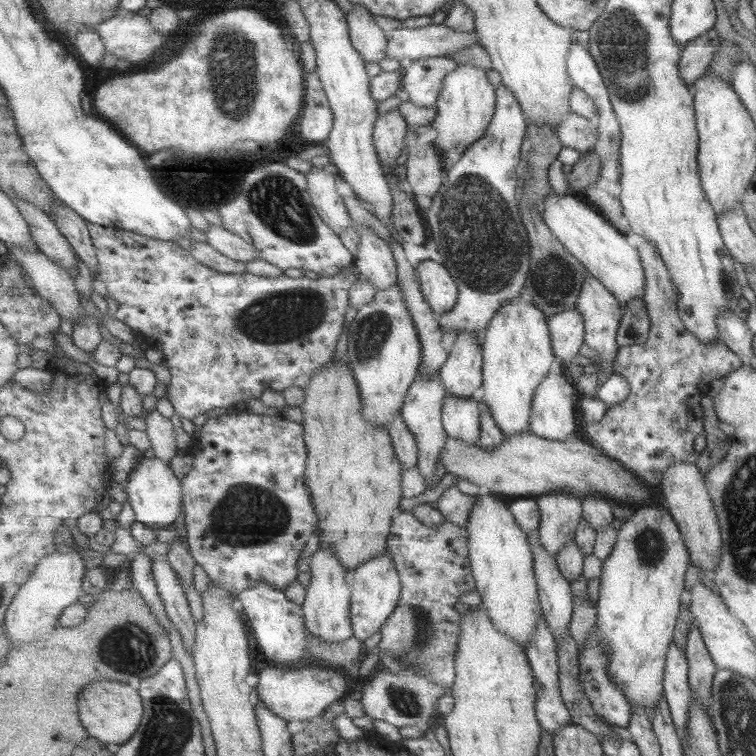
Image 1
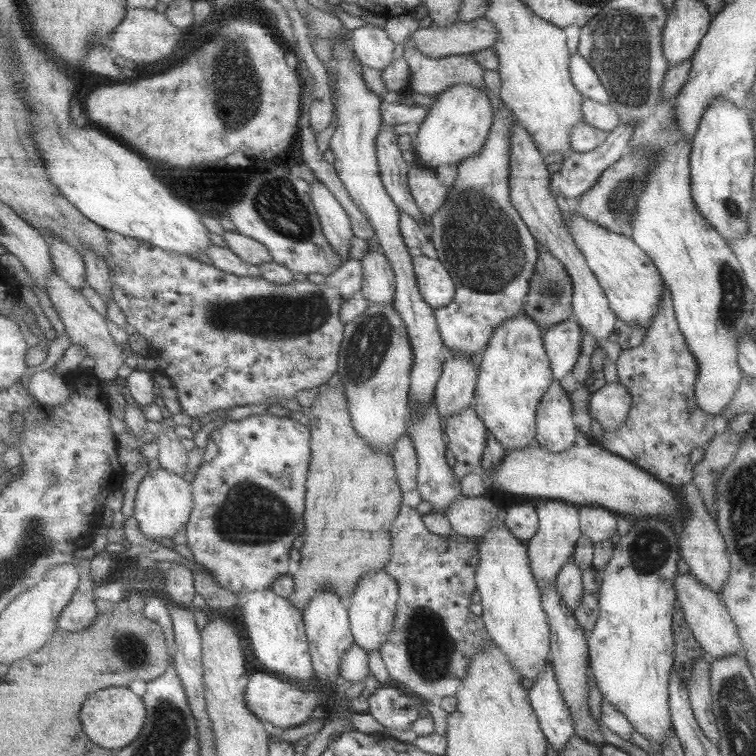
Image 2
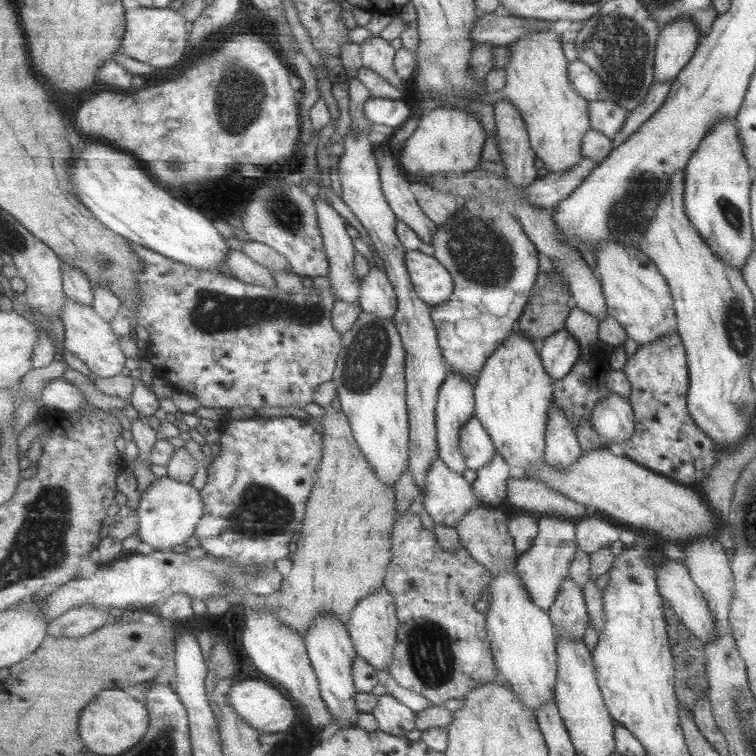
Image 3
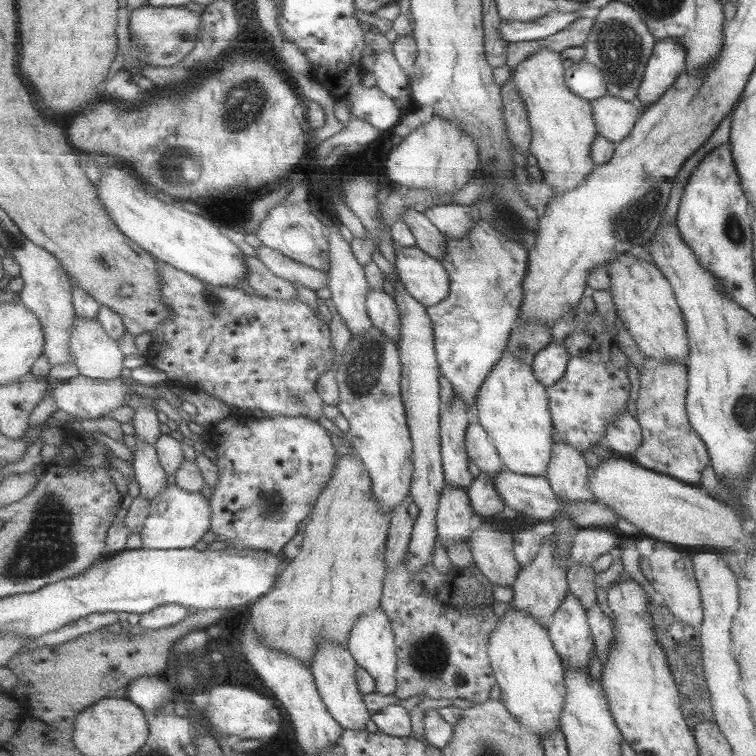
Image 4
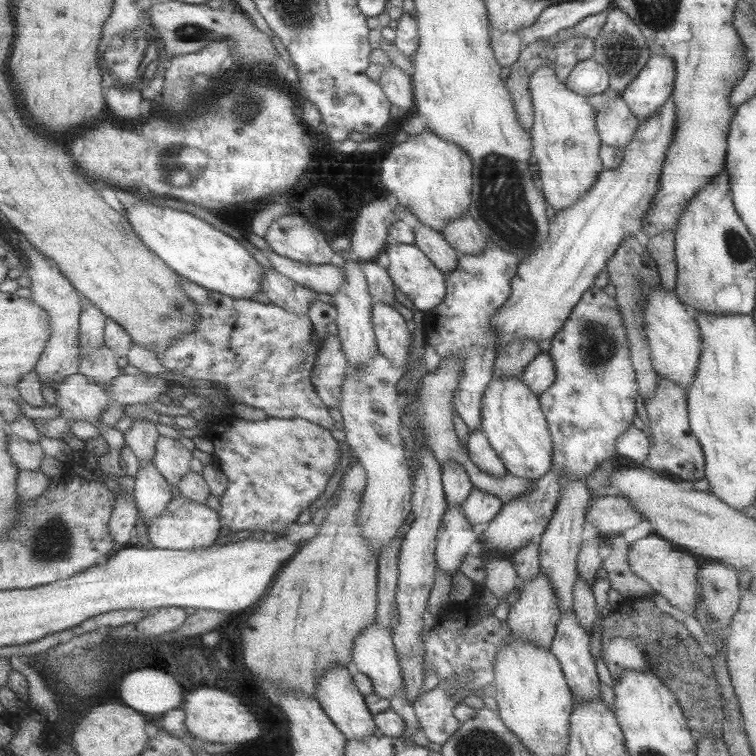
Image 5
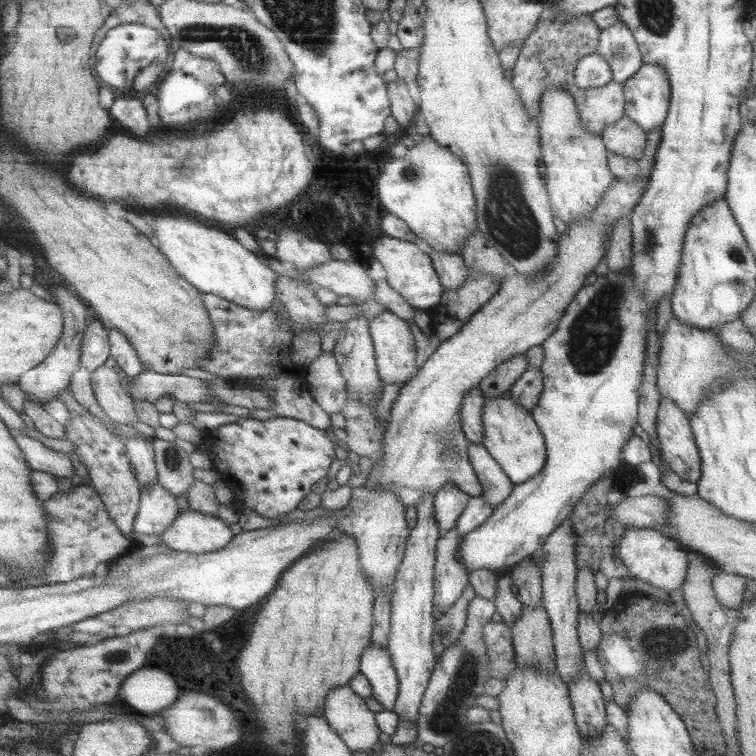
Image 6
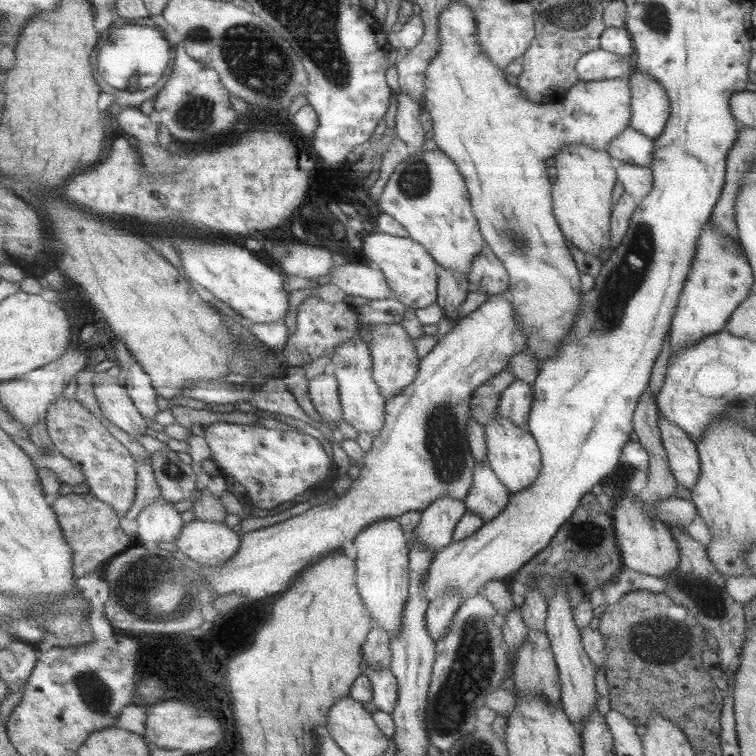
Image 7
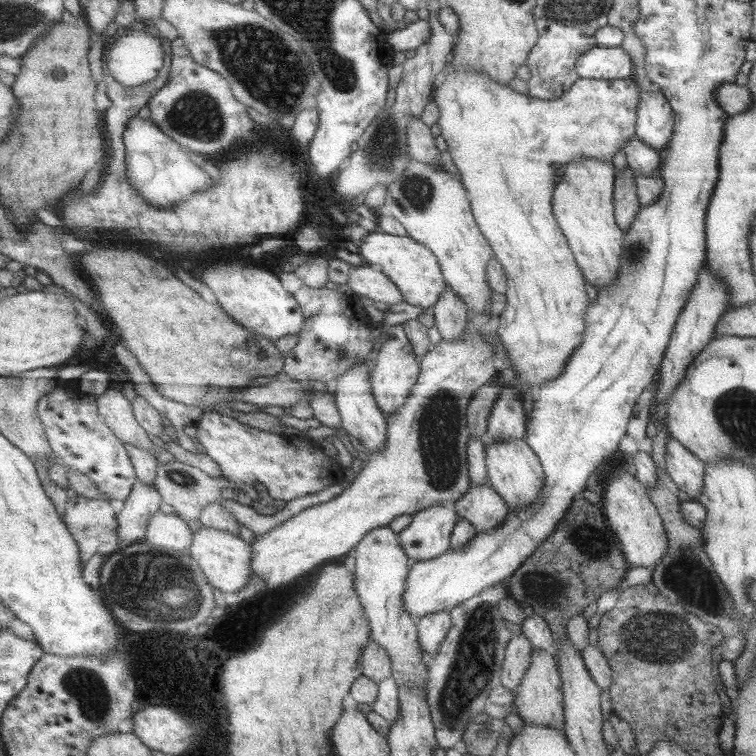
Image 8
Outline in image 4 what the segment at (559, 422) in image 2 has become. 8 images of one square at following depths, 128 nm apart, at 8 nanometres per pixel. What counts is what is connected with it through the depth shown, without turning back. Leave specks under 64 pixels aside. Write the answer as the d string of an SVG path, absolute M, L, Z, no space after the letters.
M553 434L552 458L549 459L545 478L549 486L563 503L591 501L593 496L587 490L589 469L583 455Z

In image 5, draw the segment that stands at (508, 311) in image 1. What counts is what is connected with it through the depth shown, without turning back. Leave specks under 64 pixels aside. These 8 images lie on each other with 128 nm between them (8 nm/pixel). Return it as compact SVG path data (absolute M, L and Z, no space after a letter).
M503 376L487 387L482 409L482 429L509 474L532 481L541 479L552 468L552 436L538 398L520 377Z

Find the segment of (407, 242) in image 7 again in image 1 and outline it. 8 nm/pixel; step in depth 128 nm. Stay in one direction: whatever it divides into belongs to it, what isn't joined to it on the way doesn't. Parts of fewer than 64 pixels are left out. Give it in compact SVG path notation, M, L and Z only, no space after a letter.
M433 260L421 261L417 268L422 291L433 310L440 316L455 308L460 295L455 277L443 264Z

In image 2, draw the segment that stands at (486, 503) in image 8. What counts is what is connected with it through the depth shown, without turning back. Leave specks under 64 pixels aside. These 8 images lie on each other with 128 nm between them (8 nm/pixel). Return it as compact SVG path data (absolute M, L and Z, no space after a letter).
M474 406L449 417L446 436L448 446L458 458L457 465L452 468L455 479L461 480L480 471L489 431Z

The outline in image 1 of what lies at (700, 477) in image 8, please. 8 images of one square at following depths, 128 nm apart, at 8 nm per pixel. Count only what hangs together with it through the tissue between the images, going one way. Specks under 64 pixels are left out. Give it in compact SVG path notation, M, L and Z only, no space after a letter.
M645 239L636 246L639 252L639 260L645 272L643 279L643 298L647 316L649 317L648 340L639 346L629 350L619 349L616 358L611 364L611 372L621 374L629 383L627 397L618 404L606 408L603 418L599 422L586 425L587 438L591 441L593 448L603 452L605 456L613 458L623 469L641 480L649 487L657 486L661 481L662 473L678 462L694 464L696 453L693 451L693 440L697 435L704 434L703 411L700 408L701 398L710 391L709 382L715 378L725 377L729 372L737 370L742 366L741 360L734 352L725 347L723 342L710 342L704 344L688 332L677 316L676 294L671 284L669 271L665 267L663 259L655 251L653 245Z

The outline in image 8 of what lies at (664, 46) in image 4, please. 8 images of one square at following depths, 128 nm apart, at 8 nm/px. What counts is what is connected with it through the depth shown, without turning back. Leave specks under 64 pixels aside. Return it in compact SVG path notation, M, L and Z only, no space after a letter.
M659 88L651 93L639 90L634 136L660 153L671 139L674 114Z

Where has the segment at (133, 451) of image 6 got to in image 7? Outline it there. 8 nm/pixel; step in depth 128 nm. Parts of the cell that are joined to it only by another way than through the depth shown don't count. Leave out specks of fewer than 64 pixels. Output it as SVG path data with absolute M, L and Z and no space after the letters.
M149 461L138 462L138 484L137 498L127 512L127 518L134 519L138 522L139 515L143 508L149 507L153 501L157 501L162 496L160 484L157 482L156 473Z

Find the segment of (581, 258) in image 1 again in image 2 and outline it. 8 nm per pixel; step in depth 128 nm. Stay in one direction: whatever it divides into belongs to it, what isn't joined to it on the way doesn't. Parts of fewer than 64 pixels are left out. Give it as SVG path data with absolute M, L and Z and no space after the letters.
M573 213L565 223L569 228L569 236L573 238L575 246L583 254L589 270L595 275L603 294L607 299L609 309L615 313L618 322L629 325L637 324L646 328L651 317L657 311L657 303L661 299L663 282L654 262L629 237L609 232L585 217Z

